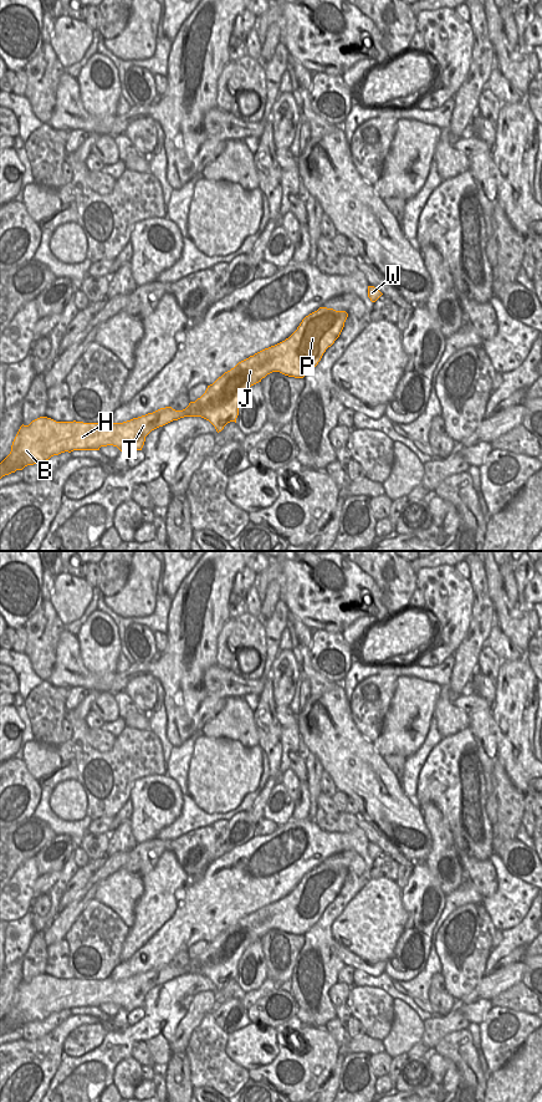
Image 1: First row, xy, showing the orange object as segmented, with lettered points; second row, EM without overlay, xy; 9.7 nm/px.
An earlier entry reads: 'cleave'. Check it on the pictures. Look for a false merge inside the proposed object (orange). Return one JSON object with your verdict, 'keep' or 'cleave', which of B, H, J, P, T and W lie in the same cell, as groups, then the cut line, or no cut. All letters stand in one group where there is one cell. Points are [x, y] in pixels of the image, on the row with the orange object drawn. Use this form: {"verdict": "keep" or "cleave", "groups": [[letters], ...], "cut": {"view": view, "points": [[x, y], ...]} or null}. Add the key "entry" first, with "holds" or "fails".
{"entry": "fails", "verdict": "keep", "groups": [["B", "H", "J", "P", "T", "W"]], "cut": null}

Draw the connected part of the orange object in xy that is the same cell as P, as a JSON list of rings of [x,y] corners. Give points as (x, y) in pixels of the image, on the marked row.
[[[319,307],[306,316],[288,338],[239,362],[213,384],[208,386],[205,393],[195,402],[190,402],[183,410],[165,407],[123,423],[112,423],[111,420],[103,423],[56,422],[47,417],[40,417],[29,425],[22,424],[12,442],[10,454],[0,463],[0,479],[16,470],[22,470],[27,465],[45,463],[51,456],[65,451],[99,450],[101,447],[113,445],[123,454],[129,455],[137,450],[142,450],[145,437],[152,430],[184,417],[201,417],[209,420],[219,433],[227,423],[236,423],[239,403],[245,392],[251,386],[261,382],[267,374],[280,372],[288,377],[303,378],[315,368],[326,350],[339,337],[347,317],[348,313],[346,311]]]

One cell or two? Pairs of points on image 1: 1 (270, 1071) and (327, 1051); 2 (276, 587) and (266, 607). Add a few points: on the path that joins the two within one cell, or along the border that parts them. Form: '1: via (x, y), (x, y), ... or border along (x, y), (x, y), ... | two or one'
1: via (284, 1059), (303, 1057), (312, 1051) | one
2: via (272, 592), (270, 602) | one

